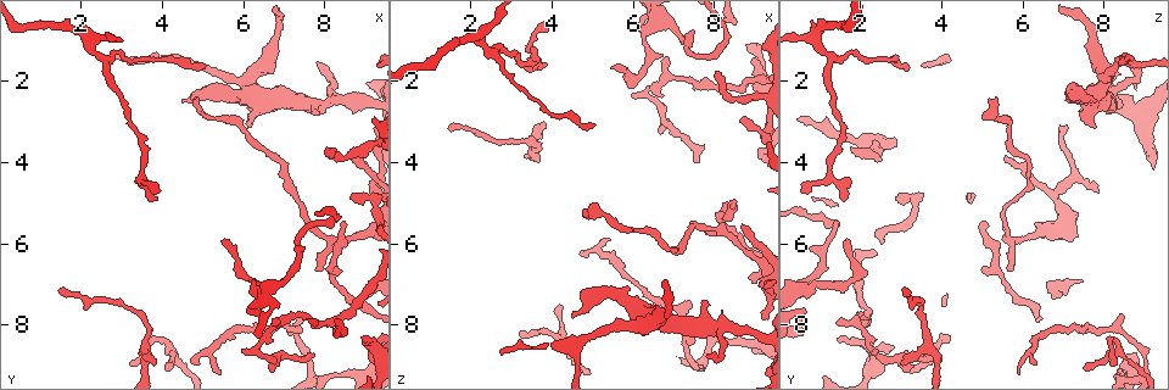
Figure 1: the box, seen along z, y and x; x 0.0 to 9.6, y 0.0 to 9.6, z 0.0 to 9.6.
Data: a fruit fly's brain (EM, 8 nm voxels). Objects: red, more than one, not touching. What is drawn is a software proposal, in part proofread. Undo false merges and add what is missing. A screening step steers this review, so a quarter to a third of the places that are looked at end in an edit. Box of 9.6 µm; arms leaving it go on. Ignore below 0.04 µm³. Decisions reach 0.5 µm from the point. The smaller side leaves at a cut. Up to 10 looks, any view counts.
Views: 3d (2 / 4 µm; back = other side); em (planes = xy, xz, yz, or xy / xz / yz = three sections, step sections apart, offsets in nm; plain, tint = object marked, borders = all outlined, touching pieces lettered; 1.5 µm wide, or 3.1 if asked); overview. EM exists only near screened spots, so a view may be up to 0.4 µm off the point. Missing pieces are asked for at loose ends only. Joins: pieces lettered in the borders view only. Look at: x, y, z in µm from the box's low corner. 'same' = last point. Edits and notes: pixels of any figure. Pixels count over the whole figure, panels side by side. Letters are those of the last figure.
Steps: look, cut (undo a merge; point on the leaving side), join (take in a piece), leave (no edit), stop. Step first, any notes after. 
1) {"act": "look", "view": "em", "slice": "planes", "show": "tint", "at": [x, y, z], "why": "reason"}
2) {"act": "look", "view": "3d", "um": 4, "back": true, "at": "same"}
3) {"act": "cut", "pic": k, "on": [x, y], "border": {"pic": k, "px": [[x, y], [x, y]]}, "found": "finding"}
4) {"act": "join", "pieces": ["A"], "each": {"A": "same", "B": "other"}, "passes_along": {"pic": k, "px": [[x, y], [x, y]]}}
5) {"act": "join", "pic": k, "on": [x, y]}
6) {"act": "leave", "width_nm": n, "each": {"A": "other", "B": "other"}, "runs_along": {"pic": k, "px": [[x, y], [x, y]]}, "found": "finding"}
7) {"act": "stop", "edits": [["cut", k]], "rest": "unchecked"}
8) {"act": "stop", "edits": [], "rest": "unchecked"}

{"act": "look", "view": "3d", "um": 4, "at": [4.75, 8.90, 6.25], "why": "tapers out"}

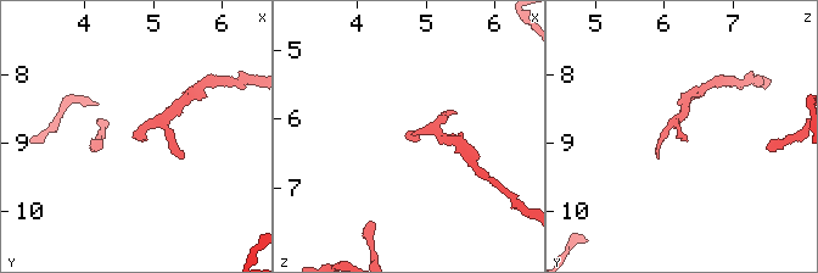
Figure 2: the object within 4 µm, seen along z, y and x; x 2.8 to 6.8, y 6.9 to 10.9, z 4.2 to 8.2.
{"act": "look", "view": "em", "slice": "planes", "show": "borders", "at": [4.70, 8.90, 6.20], "why": "now the EM"}

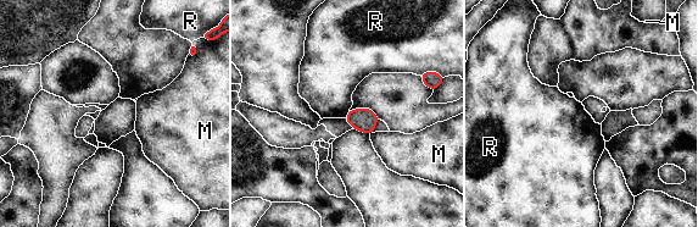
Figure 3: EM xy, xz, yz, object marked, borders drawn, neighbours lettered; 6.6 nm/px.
{"act": "leave", "longest_contact_nm": ["R", 60], "each": {"M": "other", "R": "other"}, "border": {"pic": 3, "px": [[350, 111], [344, 117]]}, "found": "no lettered piece goes on from it"}

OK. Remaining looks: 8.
{"act": "look", "view": "3d", "um": 2, "at": [8.50, 5.40, 5.10], "why": "tapers out"}

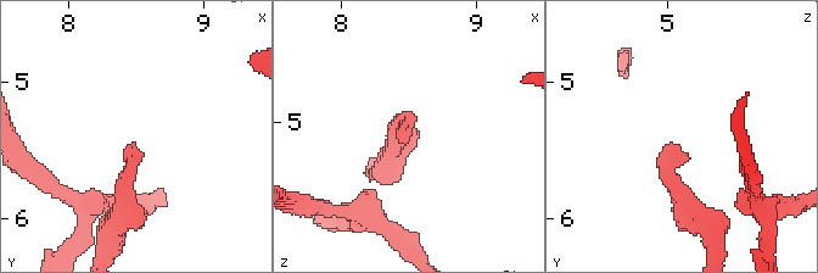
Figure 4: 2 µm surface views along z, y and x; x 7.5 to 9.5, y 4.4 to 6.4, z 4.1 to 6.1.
{"act": "look", "view": "em", "slice": "planes", "show": "borders", "at": [8.48, 5.44, 5.06]}

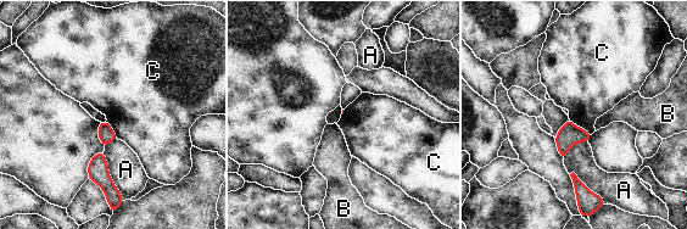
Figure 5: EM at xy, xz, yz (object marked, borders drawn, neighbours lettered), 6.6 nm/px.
{"act": "leave", "longest_contact_nm": ["A", 360], "each": {"A": "other", "B": "other", "C": "other"}, "found": "no lettered piece goes on from it"}

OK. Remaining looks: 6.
{"act": "look", "view": "em", "slice": "xy", "step": 4, "show": "tint", "at": [3.90, 4.90, 1.60], "why": "branch stops here"}

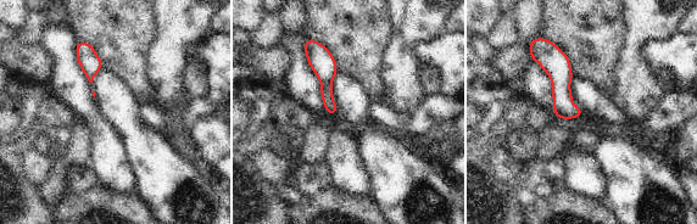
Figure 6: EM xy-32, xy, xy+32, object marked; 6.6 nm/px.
{"act": "look", "view": "em", "slice": "planes", "show": "borders", "at": "same", "why": "another direction"}

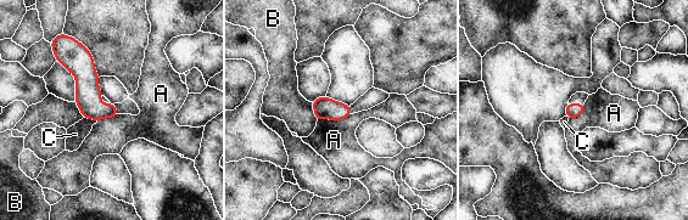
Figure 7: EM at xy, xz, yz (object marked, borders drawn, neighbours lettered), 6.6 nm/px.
{"act": "leave", "each": {"A": "other", "B": "other", "C": "other"}, "border": {"pic": 7, "px": [[351, 114], [342, 119], [317, 122]]}, "found": "no lettered piece goes on from it"}

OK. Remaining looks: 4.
{"act": "look", "view": "em", "slice": "xz", "step": 4, "show": "borders", "at": [6.15, 3.15, 7.80], "why": "free end"}

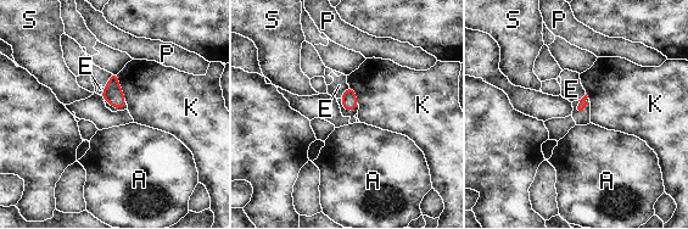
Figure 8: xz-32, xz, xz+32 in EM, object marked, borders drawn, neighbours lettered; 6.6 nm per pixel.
{"act": "look", "view": "em", "slice": "planes", "show": "borders", "at": "same", "why": "cut it another way"}

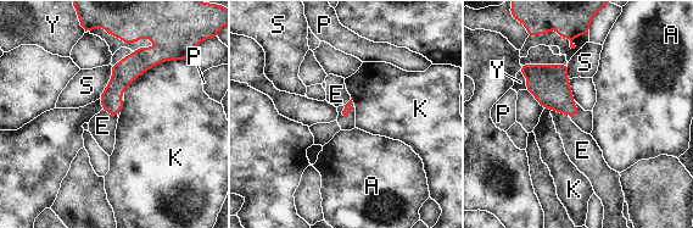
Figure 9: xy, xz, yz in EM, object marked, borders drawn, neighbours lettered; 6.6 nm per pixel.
{"act": "leave", "each": {"A": "other", "E": "other", "K": "other", "P": "other", "S": "other", "Y": "other"}, "found": "no lettered piece goes on from it"}

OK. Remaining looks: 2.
{"act": "stop", "edits": [], "rest": "unchecked"}

